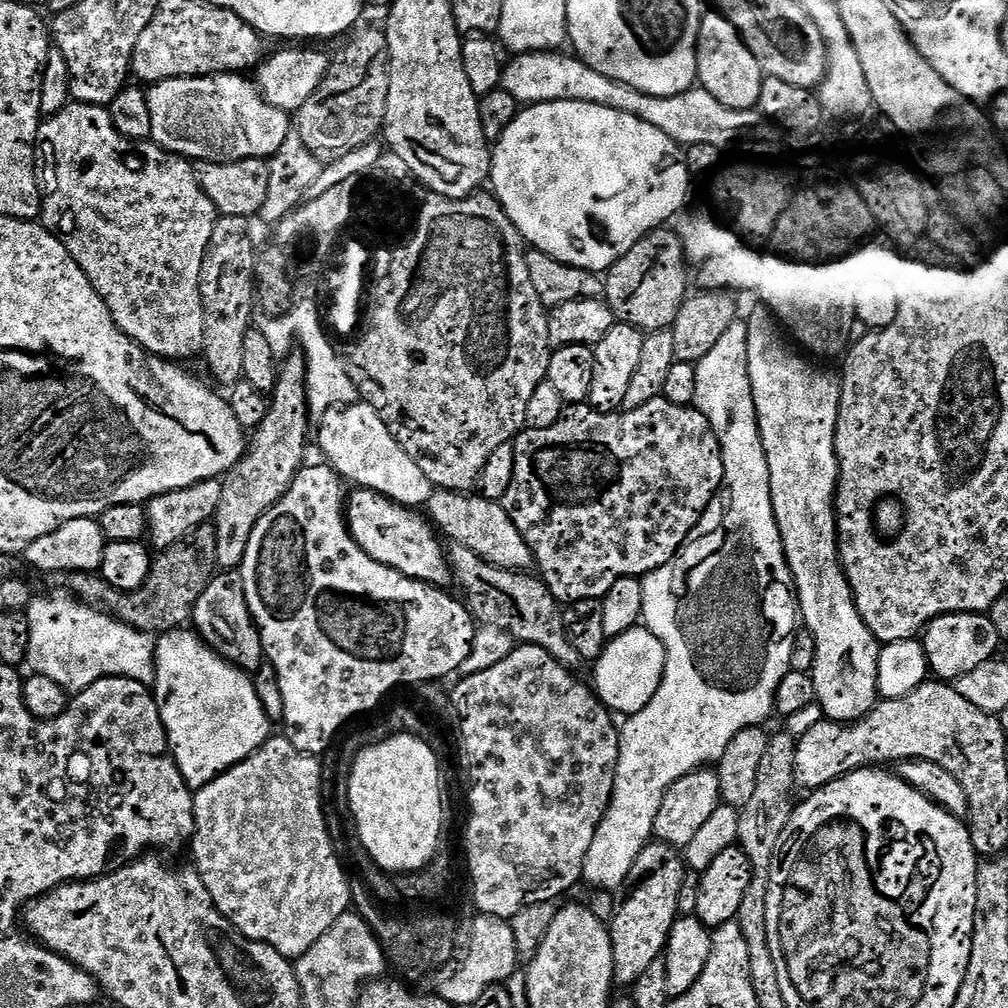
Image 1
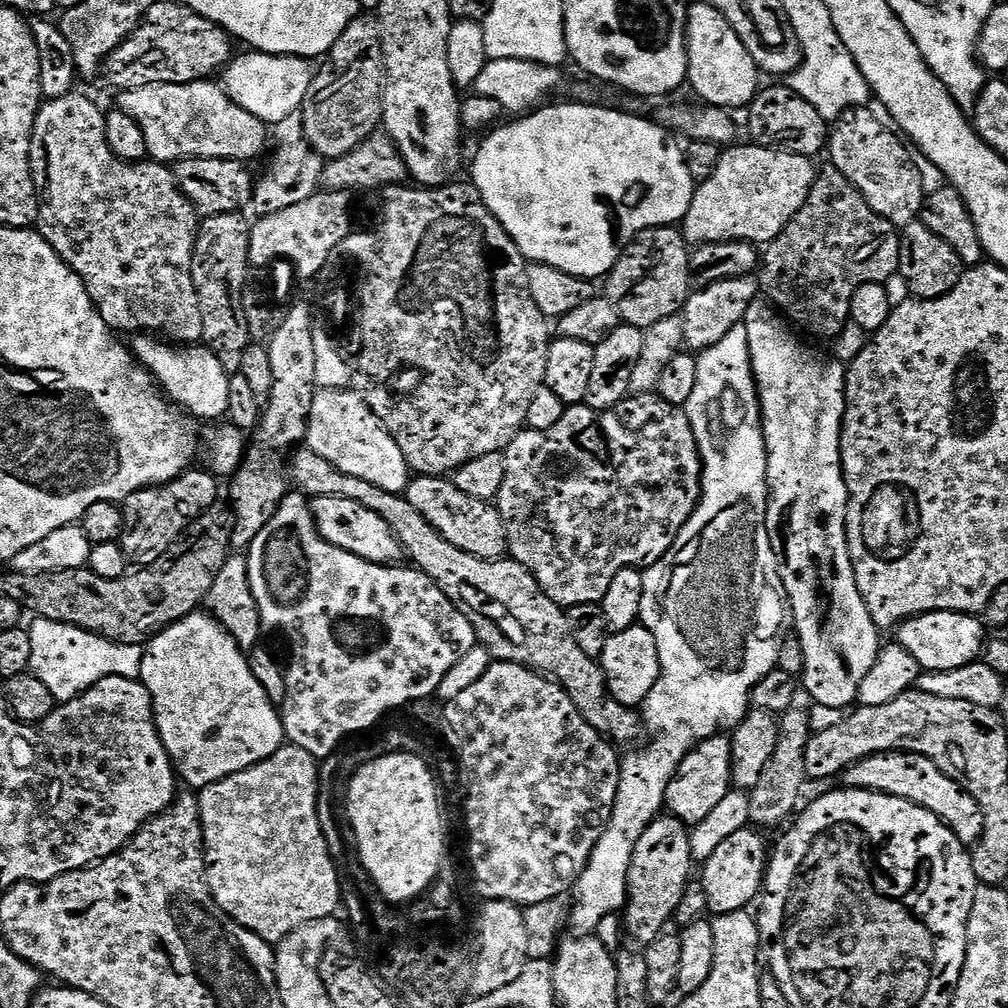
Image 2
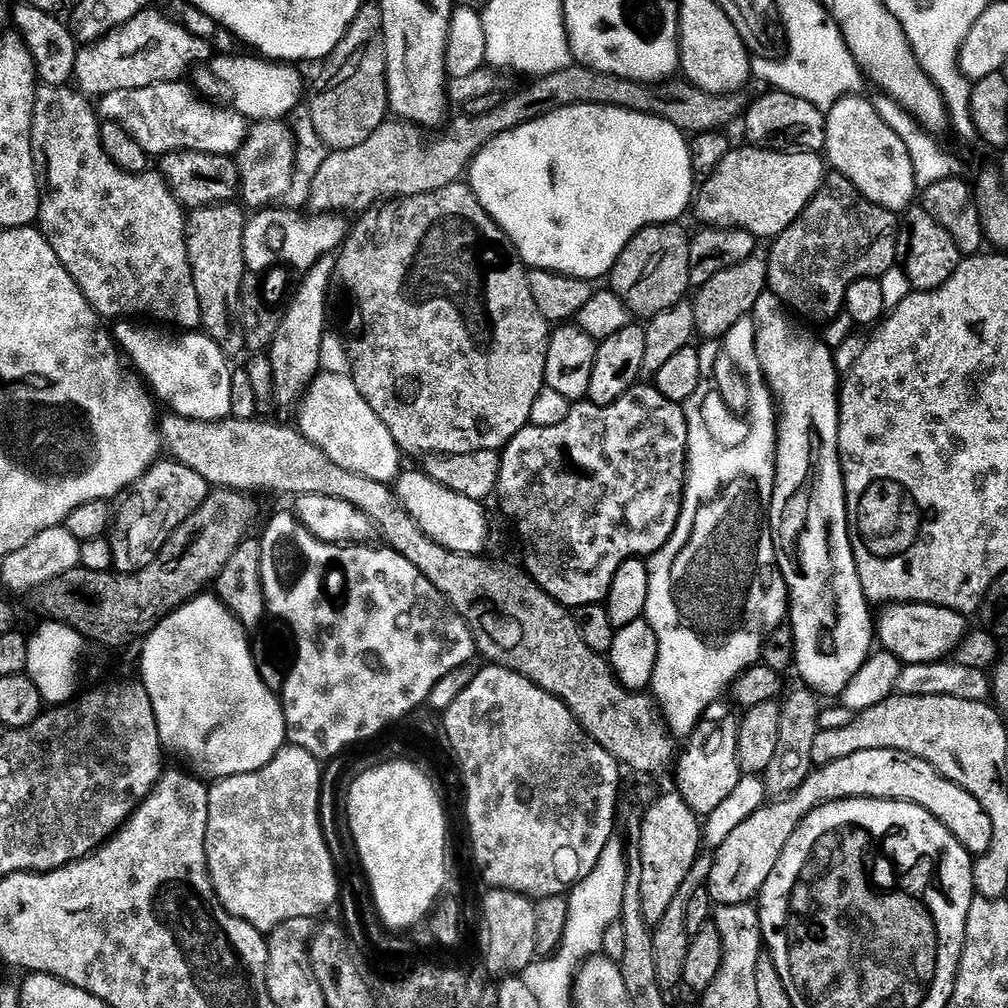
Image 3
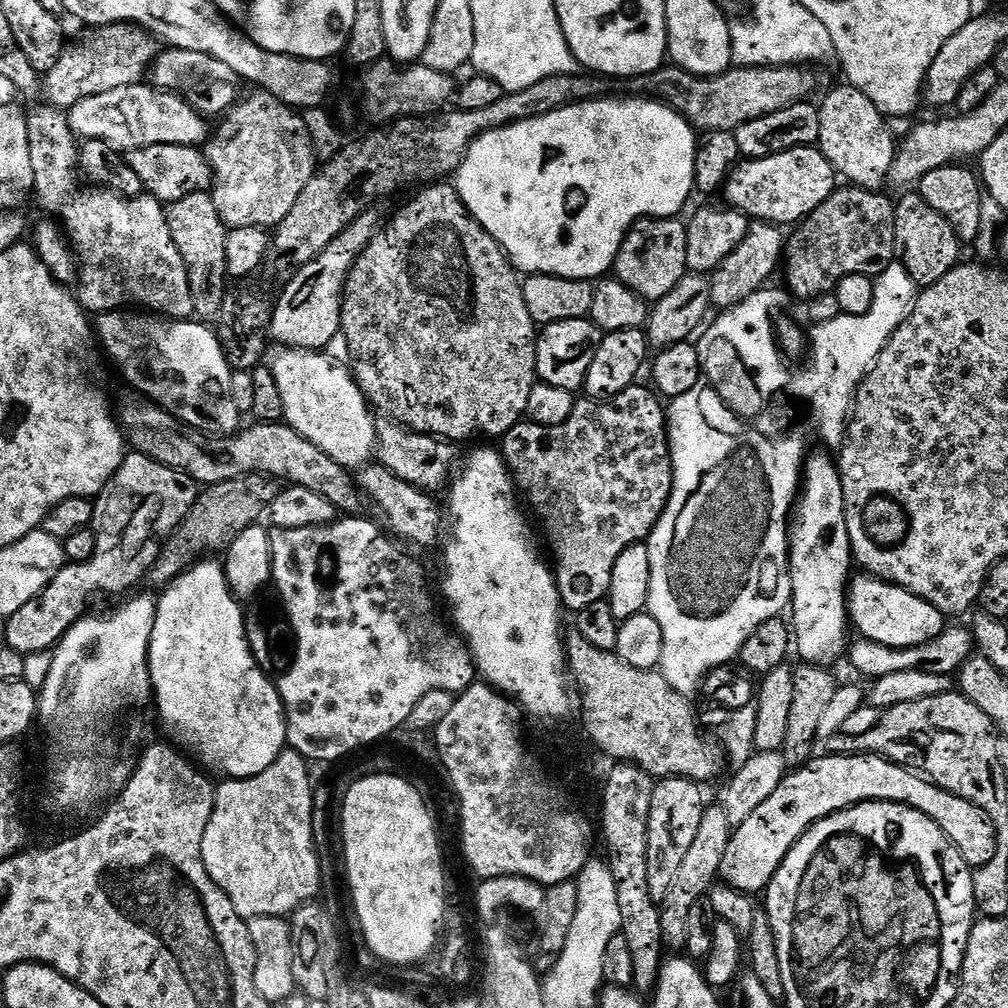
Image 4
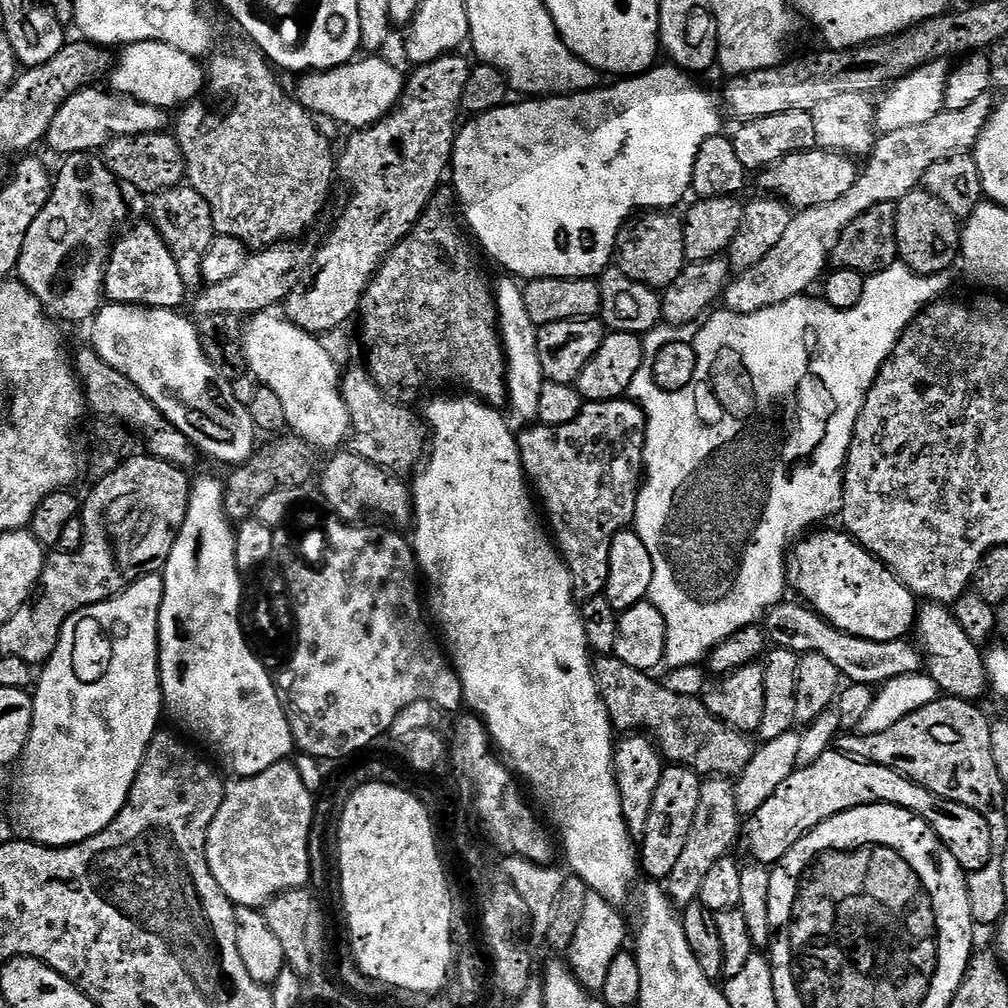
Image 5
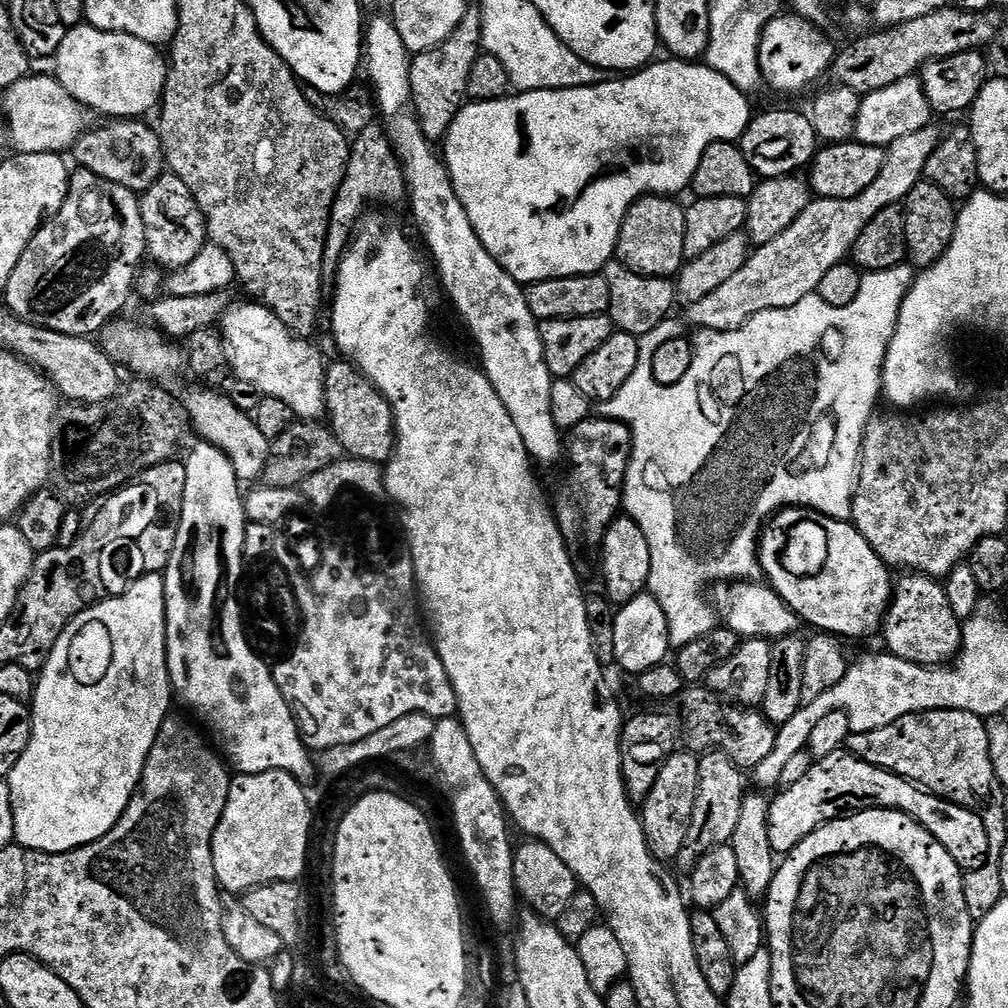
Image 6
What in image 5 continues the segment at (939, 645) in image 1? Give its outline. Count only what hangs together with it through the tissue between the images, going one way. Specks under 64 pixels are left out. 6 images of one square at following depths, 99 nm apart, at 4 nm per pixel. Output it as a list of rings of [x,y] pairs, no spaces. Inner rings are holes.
[[[813,531],[795,545],[790,556],[790,584],[793,589],[796,587],[797,594],[801,596],[797,597],[807,602],[812,611],[817,612],[829,624],[833,624],[835,628],[851,636],[866,638],[874,642],[905,639],[913,631],[916,622],[917,597],[879,558],[867,552],[860,543],[848,535],[847,531],[839,531]]]

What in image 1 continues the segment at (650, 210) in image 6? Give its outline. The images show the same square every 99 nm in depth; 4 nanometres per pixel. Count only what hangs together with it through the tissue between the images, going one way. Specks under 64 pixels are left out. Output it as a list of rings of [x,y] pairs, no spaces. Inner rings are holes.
[[[661,226],[647,232],[639,242],[606,273],[604,296],[617,321],[634,326],[645,334],[671,329],[678,310],[690,289],[690,265],[684,258],[684,247],[675,231]]]

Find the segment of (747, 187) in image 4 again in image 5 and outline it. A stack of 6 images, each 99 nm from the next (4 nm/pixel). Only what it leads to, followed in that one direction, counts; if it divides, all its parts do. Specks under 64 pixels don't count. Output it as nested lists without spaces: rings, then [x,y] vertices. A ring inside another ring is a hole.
[[[819,146],[811,152],[799,152],[770,164],[759,173],[758,179],[765,193],[783,200],[793,210],[803,210],[814,206],[826,206],[826,202],[838,202],[842,194],[850,191],[858,175],[857,161],[842,152],[829,152]]]

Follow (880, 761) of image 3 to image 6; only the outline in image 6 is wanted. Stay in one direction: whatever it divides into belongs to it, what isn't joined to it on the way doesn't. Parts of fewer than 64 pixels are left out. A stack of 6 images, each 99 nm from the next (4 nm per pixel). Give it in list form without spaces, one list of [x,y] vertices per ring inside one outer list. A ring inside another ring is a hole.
[[[847,750],[815,761],[806,778],[776,794],[770,800],[770,846],[777,854],[794,851],[809,834],[845,814],[865,812],[867,808],[890,808],[921,824],[935,840],[946,846],[950,858],[954,858],[962,870],[982,868],[987,861],[989,839],[978,814],[935,796],[912,780],[870,766],[870,762],[862,762]]]

